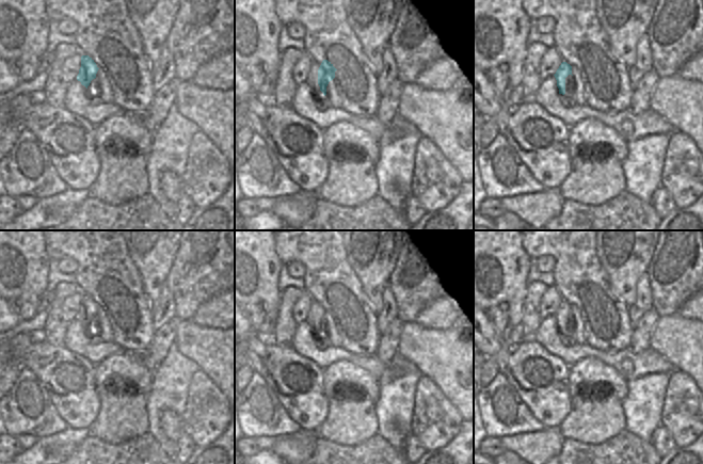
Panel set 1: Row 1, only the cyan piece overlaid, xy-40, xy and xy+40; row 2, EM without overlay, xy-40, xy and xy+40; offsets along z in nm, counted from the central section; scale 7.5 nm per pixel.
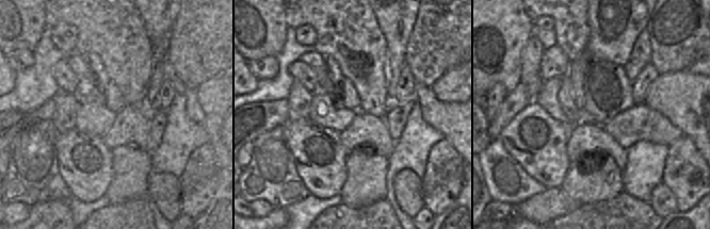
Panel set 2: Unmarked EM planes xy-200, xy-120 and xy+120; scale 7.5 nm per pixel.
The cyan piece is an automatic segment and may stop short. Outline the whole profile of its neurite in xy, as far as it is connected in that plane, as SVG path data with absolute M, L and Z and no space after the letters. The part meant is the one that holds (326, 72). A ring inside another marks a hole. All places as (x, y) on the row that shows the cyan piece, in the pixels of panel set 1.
M323 60L318 69L318 84L320 86L320 91L325 96L325 100L326 97L331 95L331 81L335 78L336 70L337 69L327 60Z

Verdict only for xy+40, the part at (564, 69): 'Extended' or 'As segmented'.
Extended

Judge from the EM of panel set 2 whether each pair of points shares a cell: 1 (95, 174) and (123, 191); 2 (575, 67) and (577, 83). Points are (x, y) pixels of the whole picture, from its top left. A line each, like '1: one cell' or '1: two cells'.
1: two cells
2: one cell

